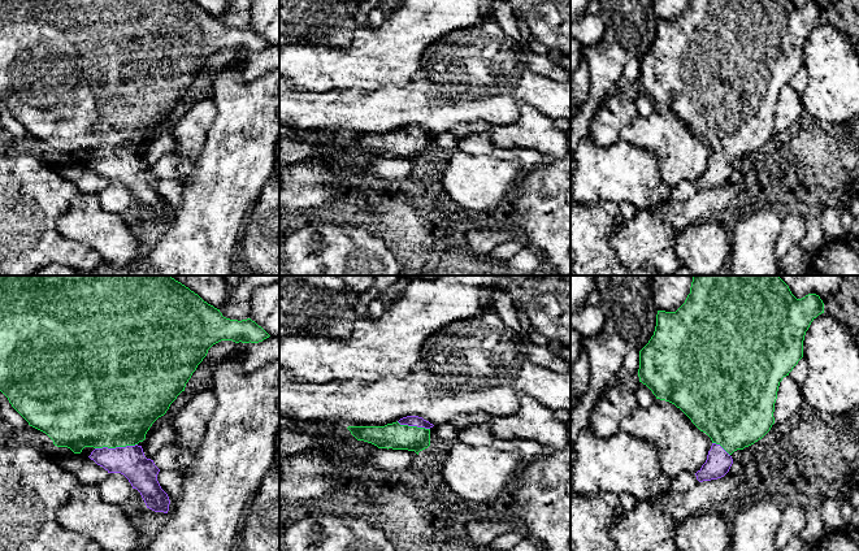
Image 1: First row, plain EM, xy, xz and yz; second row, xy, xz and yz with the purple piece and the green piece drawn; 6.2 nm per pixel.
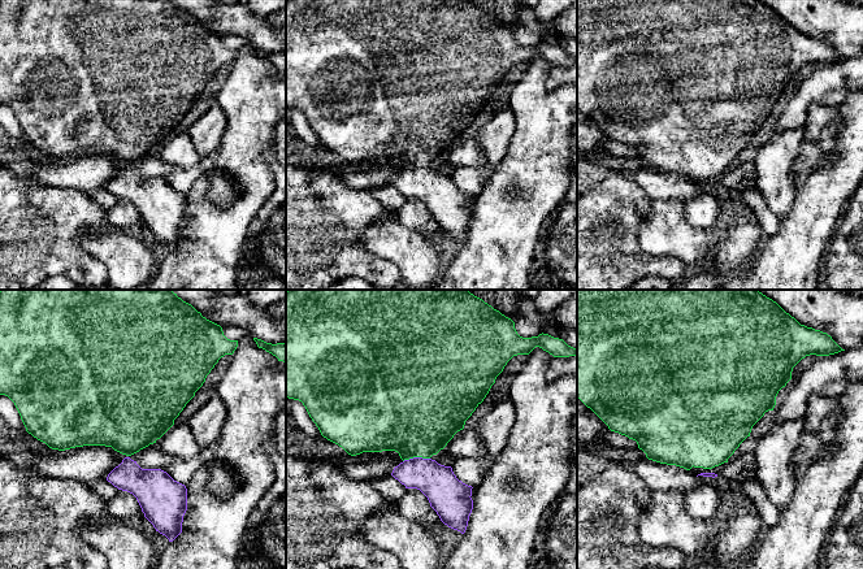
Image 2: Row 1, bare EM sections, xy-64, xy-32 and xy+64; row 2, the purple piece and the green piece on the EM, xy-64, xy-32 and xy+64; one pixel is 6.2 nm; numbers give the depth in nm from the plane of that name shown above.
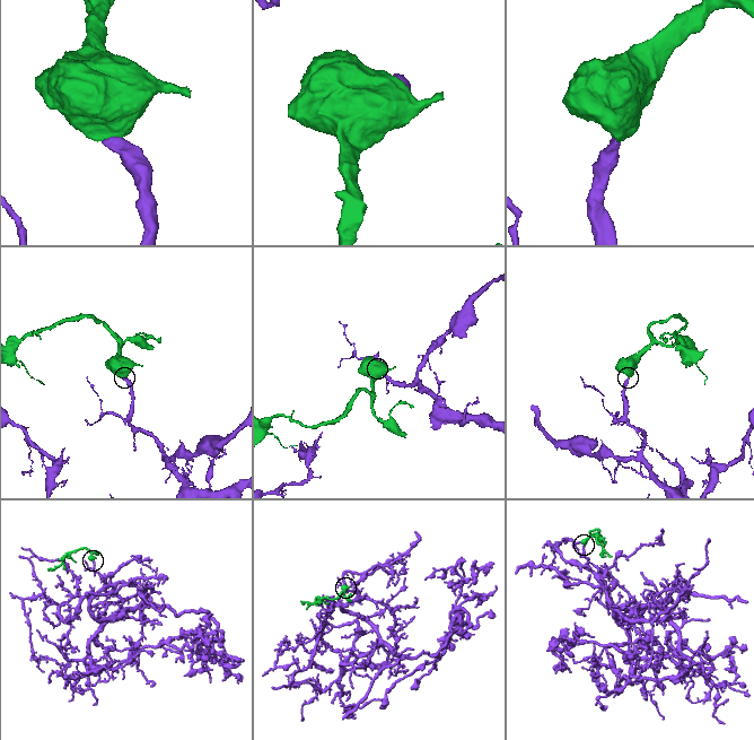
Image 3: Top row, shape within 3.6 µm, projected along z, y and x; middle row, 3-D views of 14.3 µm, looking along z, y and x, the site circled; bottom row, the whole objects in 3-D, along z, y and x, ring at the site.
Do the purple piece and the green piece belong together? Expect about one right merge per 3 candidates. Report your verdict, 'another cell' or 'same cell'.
same cell

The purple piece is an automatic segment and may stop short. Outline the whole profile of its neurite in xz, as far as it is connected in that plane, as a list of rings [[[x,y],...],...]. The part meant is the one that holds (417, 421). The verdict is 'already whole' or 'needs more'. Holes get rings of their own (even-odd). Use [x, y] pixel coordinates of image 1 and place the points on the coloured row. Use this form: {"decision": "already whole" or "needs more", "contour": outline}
{"decision": "needs more", "contour": [[[407,416],[385,426],[348,426],[357,441],[378,448],[420,451],[430,446],[430,429],[434,425],[418,416]]]}

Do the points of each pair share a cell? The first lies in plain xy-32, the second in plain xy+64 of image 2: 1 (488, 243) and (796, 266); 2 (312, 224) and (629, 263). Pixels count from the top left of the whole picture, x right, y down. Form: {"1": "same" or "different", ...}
{"1": "same", "2": "same"}

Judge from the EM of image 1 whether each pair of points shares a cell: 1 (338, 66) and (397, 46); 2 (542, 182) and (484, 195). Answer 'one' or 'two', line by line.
1: one
2: two

